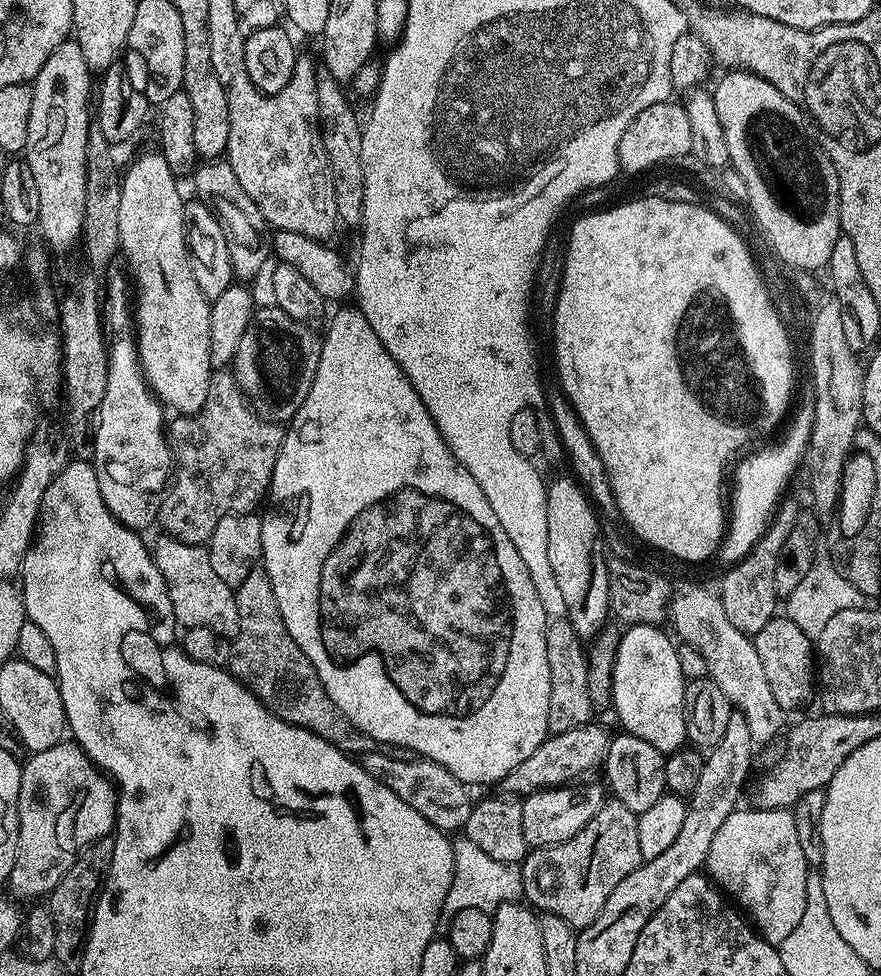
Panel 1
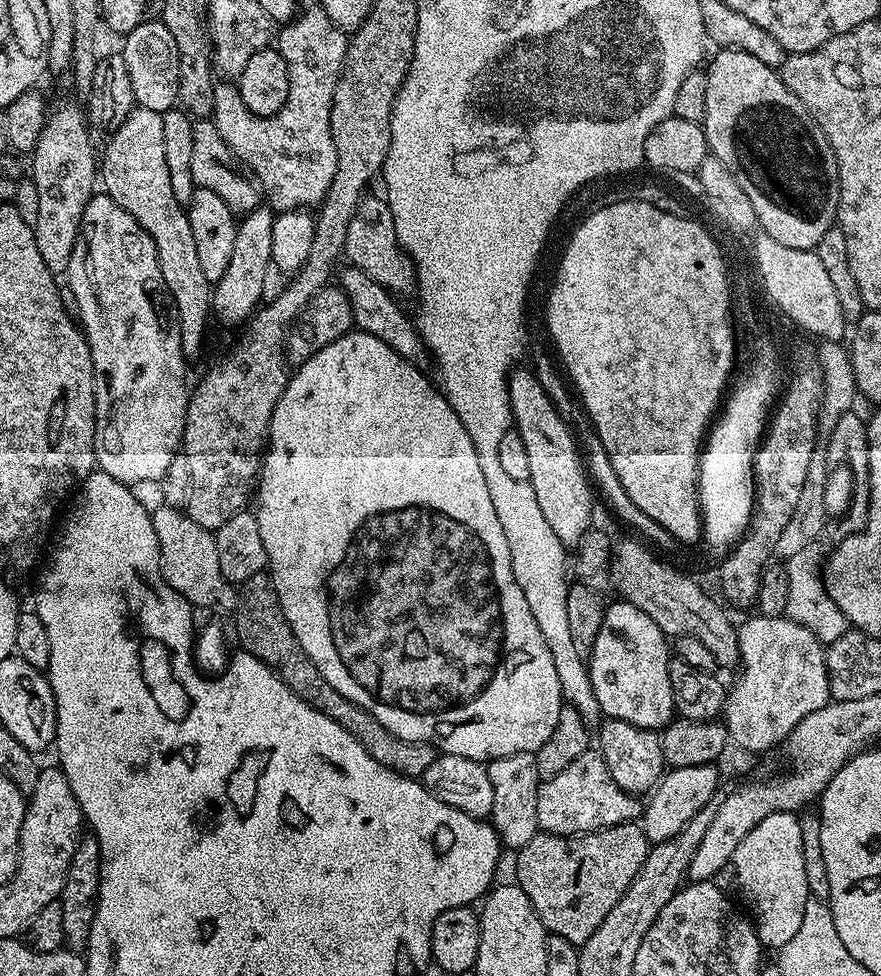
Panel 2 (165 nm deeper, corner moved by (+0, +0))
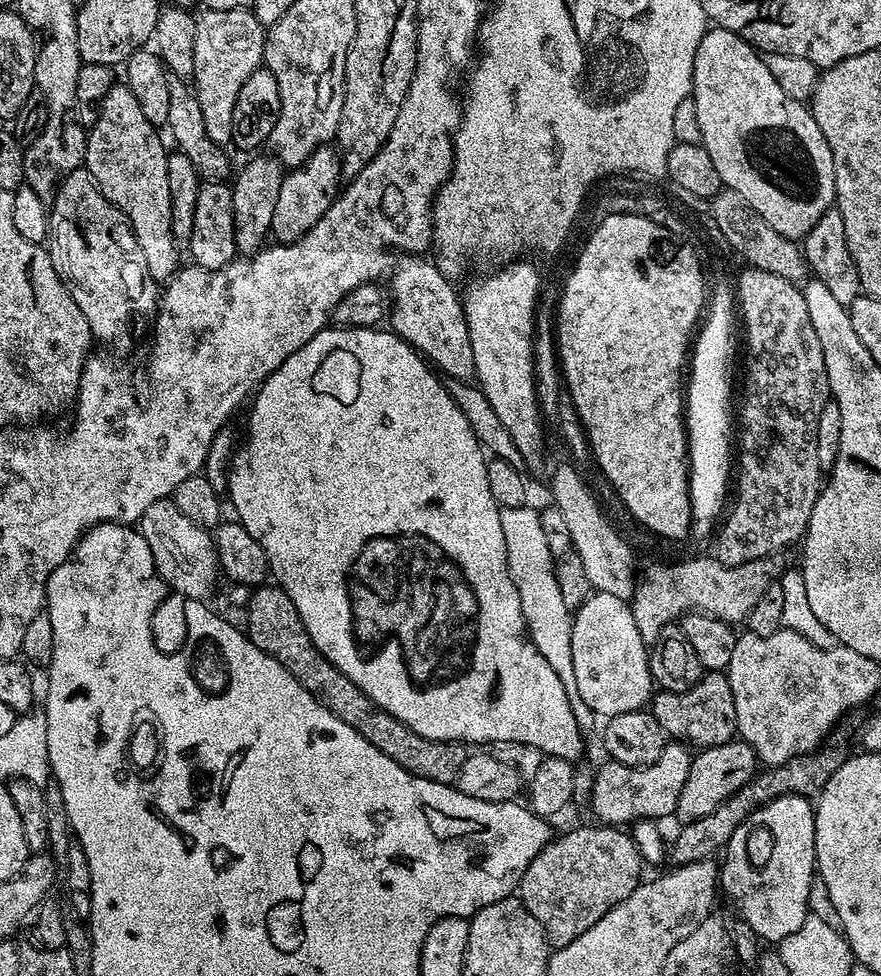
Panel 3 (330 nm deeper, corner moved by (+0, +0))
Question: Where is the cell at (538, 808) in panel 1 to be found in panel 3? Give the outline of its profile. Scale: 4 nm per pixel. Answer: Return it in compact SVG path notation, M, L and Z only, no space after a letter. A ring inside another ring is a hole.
M679 742L665 743L659 760L648 764L645 768L631 768L625 764L607 762L600 768L596 781L592 784L592 812L599 823L604 826L632 826L638 820L663 821L663 816L671 817L676 811L678 794L682 794L682 786L686 786L686 774L690 774L693 753Z

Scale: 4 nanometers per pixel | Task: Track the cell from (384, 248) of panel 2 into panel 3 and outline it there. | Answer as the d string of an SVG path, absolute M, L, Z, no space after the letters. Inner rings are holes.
M420 254L401 255L396 269L390 272L391 331L412 345L445 377L471 381L476 374L474 346L470 346L470 330L466 326L461 293L458 288L456 292L455 286L452 285L455 283L445 276L431 259L428 261L423 260L424 258Z

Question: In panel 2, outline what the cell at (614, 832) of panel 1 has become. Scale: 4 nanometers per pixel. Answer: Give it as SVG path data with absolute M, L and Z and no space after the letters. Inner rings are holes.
M636 822L615 824L583 836L538 834L515 853L514 880L530 898L545 929L579 946L602 926L602 918L626 894L626 886L634 882L634 874L646 862L649 847L643 827Z

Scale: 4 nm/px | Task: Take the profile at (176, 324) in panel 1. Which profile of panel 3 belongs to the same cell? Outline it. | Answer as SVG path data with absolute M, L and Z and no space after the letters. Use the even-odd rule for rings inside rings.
M113 83L110 94L102 102L102 110L98 114L98 122L87 129L88 145L84 155L83 167L94 178L94 182L100 188L101 194L130 222L134 230L134 238L138 238L138 246L142 255L146 258L146 270L157 282L167 282L172 275L181 267L181 249L174 238L174 230L170 228L170 181L166 175L166 166L170 155L169 149L164 149L160 141L157 125L151 124L142 114L142 106L138 106L138 98L128 89L127 83Z

